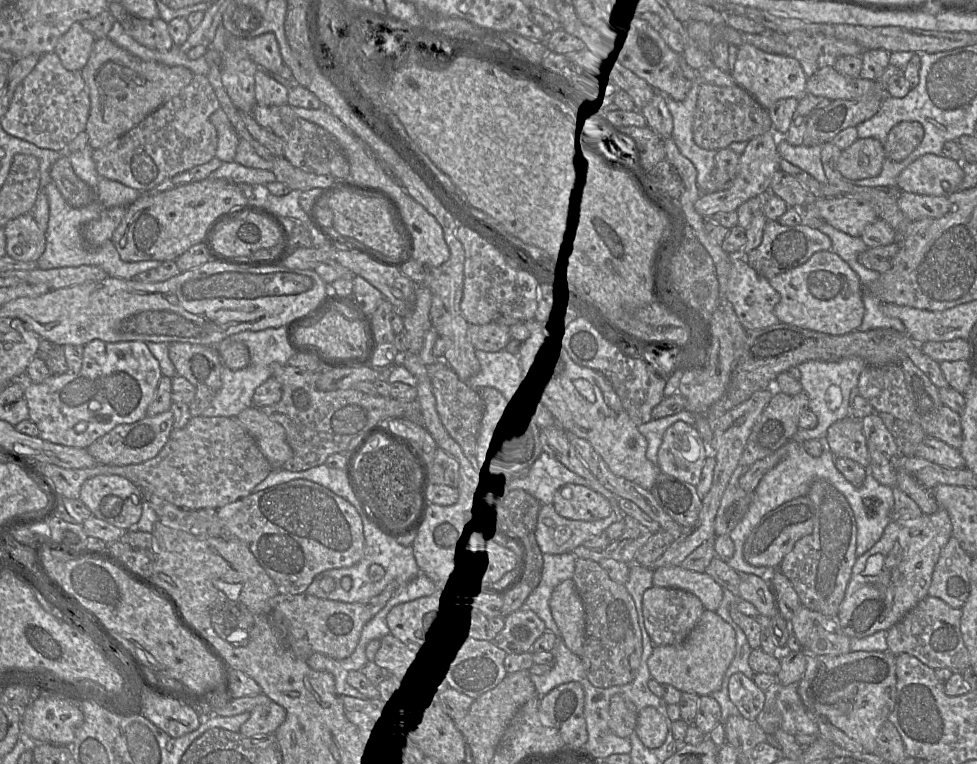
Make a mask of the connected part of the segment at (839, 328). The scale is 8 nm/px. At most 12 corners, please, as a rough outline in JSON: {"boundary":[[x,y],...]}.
{"boundary":[[830,250],[768,281],[781,323],[857,331],[860,280]]}

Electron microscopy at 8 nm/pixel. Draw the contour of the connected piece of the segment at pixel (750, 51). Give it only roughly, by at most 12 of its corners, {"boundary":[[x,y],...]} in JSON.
{"boundary":[[738,47],[732,77],[766,110],[807,94],[796,59]]}

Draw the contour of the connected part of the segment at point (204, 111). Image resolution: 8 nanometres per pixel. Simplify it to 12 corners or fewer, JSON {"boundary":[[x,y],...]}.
{"boundary":[[206,75],[108,145],[101,177],[140,192],[215,157]]}

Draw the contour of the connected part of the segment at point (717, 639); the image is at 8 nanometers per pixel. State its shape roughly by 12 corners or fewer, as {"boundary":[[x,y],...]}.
{"boundary":[[706,610],[680,644],[655,646],[651,677],[718,691],[736,632]]}

